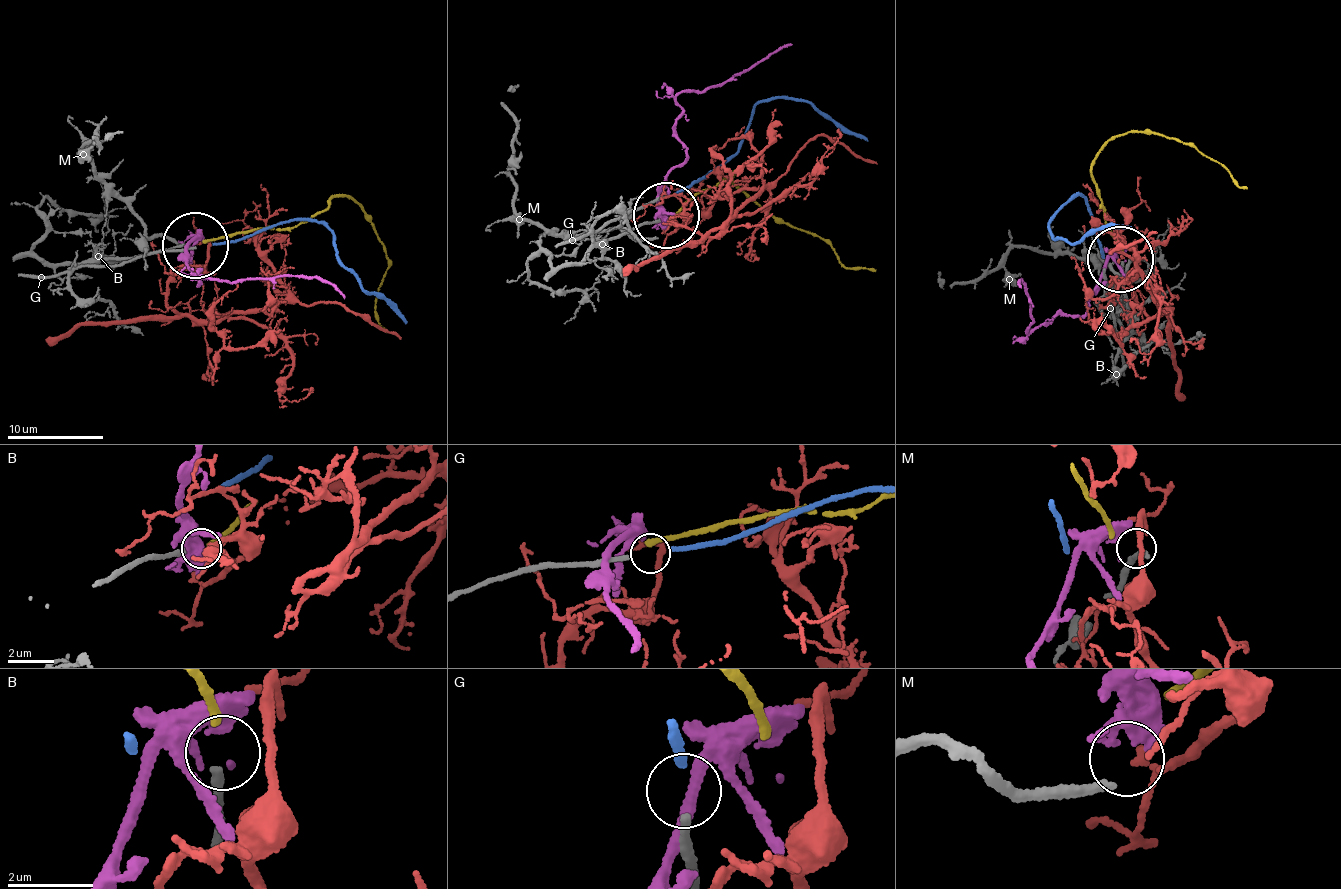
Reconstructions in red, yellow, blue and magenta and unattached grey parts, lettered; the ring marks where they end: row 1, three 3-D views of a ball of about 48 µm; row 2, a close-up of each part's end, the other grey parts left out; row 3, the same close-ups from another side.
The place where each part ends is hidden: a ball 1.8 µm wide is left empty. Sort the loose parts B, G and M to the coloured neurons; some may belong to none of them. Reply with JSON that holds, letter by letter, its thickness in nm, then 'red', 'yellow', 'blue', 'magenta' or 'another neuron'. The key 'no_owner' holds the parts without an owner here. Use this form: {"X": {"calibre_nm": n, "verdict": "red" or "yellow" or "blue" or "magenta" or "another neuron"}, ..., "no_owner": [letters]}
{"B": {"calibre_nm": 200, "verdict": "yellow"}, "G": {"calibre_nm": 180, "verdict": "blue"}, "M": {"calibre_nm": 200, "verdict": "another neuron"}, "no_owner": ["M"]}

